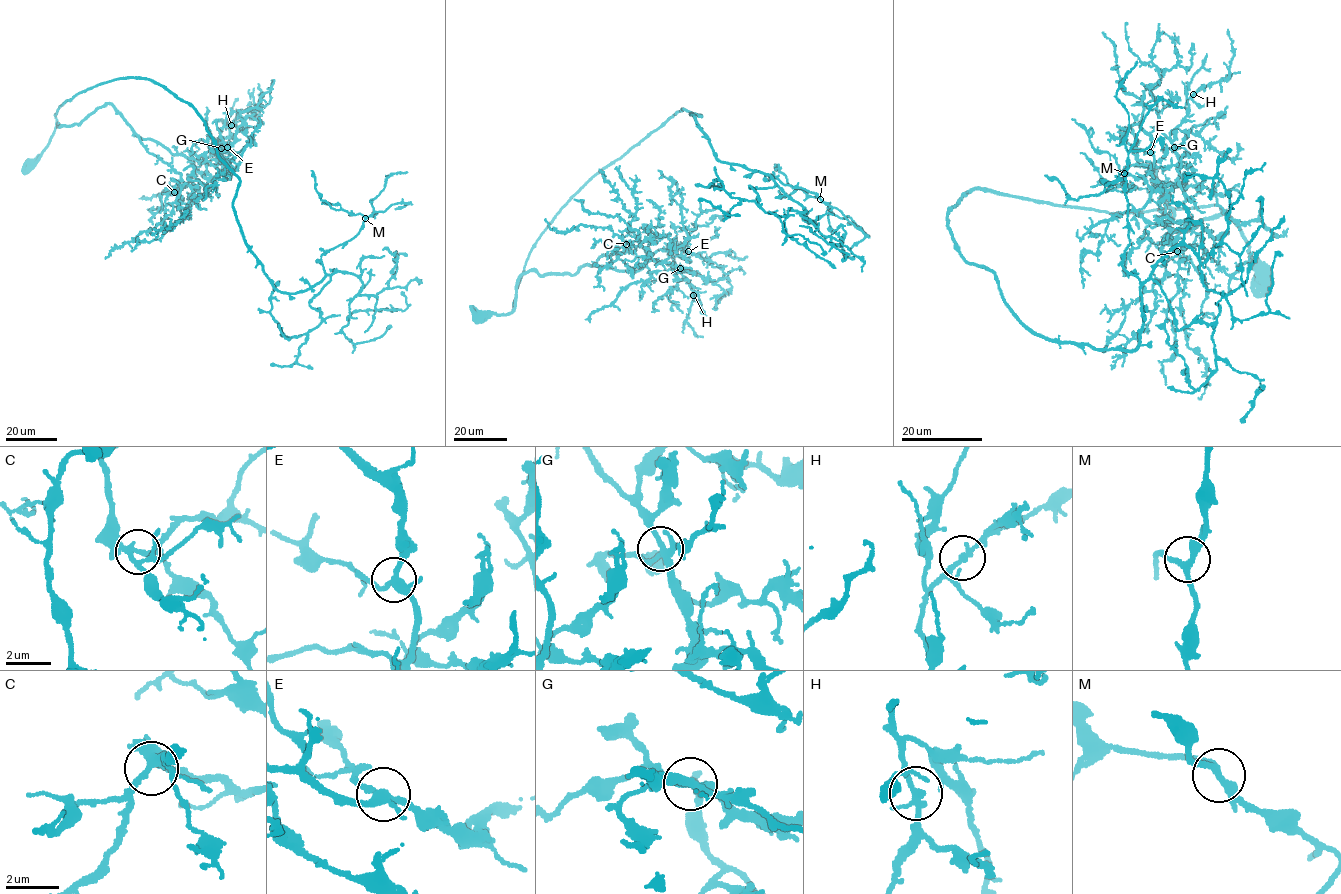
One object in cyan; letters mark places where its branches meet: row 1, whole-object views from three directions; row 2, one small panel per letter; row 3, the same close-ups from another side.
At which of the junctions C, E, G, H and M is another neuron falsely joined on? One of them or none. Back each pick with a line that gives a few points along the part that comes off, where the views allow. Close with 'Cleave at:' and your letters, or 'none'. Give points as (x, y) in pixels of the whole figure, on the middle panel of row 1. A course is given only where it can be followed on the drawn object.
Cleave at: none

